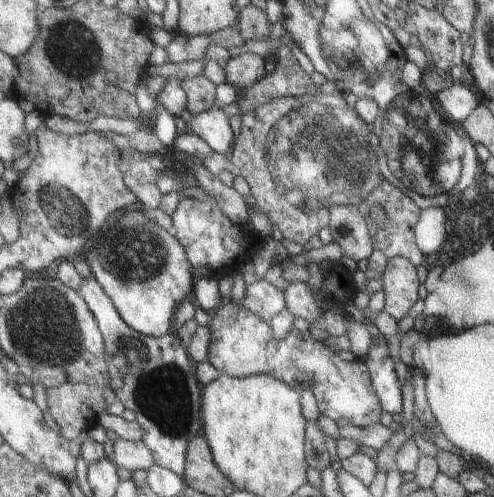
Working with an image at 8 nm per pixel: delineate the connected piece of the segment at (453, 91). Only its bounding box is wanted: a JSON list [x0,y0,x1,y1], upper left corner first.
[436,80,478,125]

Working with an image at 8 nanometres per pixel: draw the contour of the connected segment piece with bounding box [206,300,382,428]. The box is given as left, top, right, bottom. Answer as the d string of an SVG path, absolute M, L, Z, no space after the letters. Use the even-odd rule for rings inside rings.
M232 300L222 301L218 305L211 313L208 327L211 339L206 361L220 374L233 377L268 374L276 380L290 384L296 390L311 389L310 384L314 382L315 388L312 390L320 414L334 420L339 427L368 428L380 422L380 402L372 388L369 372L363 360L342 360L324 344L324 341L314 340L309 331L300 331L295 327L291 328L284 339L276 339L269 320L262 320Z

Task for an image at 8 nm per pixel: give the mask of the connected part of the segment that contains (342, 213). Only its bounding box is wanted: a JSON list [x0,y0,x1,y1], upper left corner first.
[329,205,372,263]

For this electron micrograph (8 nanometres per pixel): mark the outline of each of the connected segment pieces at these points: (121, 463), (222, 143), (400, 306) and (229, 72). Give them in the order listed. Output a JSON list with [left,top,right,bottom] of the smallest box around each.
[[113,437,155,472],[186,108,234,155],[381,256,420,321],[224,49,266,90]]

